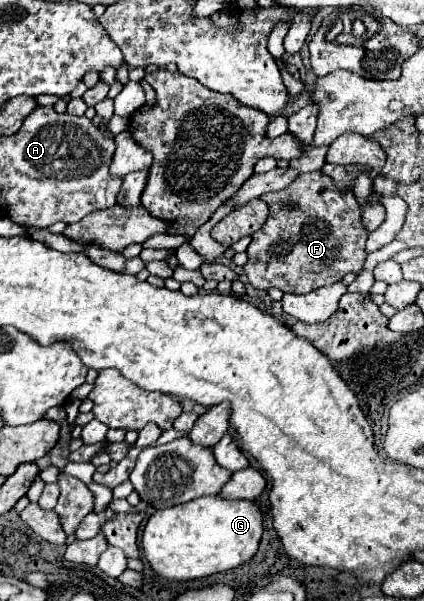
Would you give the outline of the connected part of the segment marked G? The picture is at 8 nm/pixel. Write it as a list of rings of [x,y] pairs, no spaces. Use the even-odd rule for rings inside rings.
[[[200,496],[180,506],[156,510],[142,534],[144,556],[168,580],[194,580],[248,562],[260,544],[262,514],[254,502]]]

